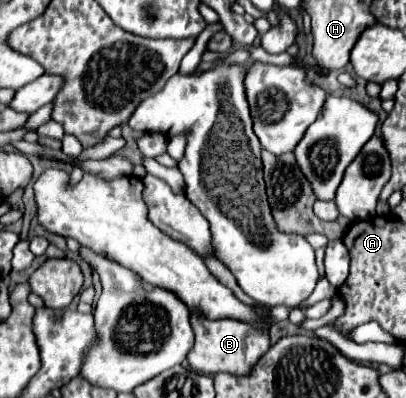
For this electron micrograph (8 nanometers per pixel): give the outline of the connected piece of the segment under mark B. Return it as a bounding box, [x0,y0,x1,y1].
[187,314,271,376]

